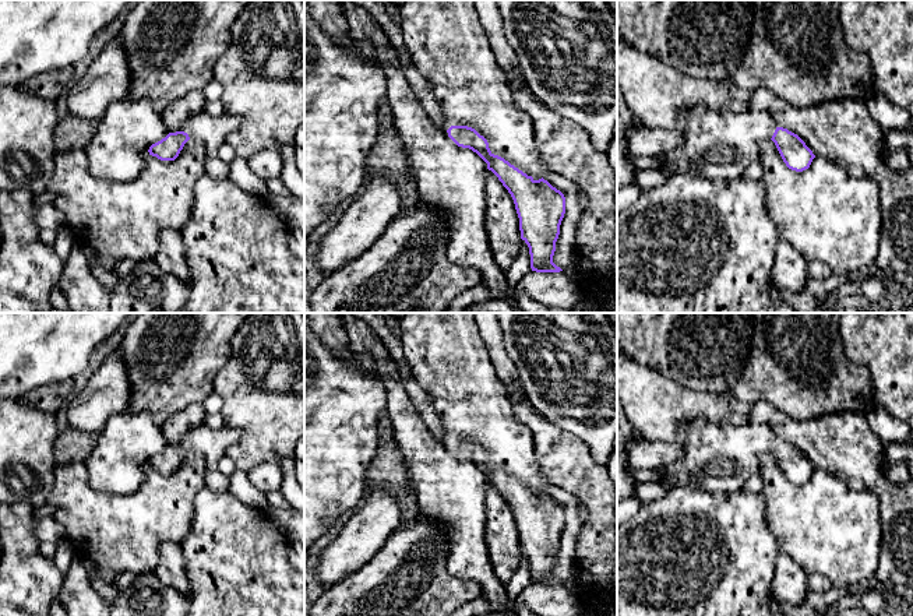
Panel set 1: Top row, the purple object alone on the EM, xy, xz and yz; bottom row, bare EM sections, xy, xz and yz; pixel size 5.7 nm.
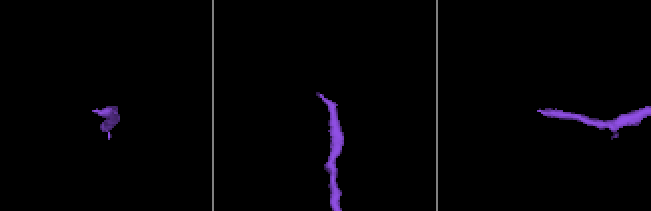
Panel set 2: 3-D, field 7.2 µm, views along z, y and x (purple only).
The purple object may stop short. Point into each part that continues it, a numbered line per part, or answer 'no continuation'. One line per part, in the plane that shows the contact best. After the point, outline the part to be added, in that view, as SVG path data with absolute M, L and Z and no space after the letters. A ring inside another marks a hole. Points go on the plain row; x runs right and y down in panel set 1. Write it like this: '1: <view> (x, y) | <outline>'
1: xz (447, 356) | M408 313L399 318L403 356L417 383L433 399L451 439L468 439L483 448L491 467L532 490L549 483L535 457L532 430L512 411L507 387L497 377L475 313Z

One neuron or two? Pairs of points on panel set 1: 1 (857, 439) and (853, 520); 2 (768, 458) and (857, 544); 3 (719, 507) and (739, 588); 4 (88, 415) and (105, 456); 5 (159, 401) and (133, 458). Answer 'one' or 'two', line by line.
1: two
2: one
3: one
4: two
5: two

